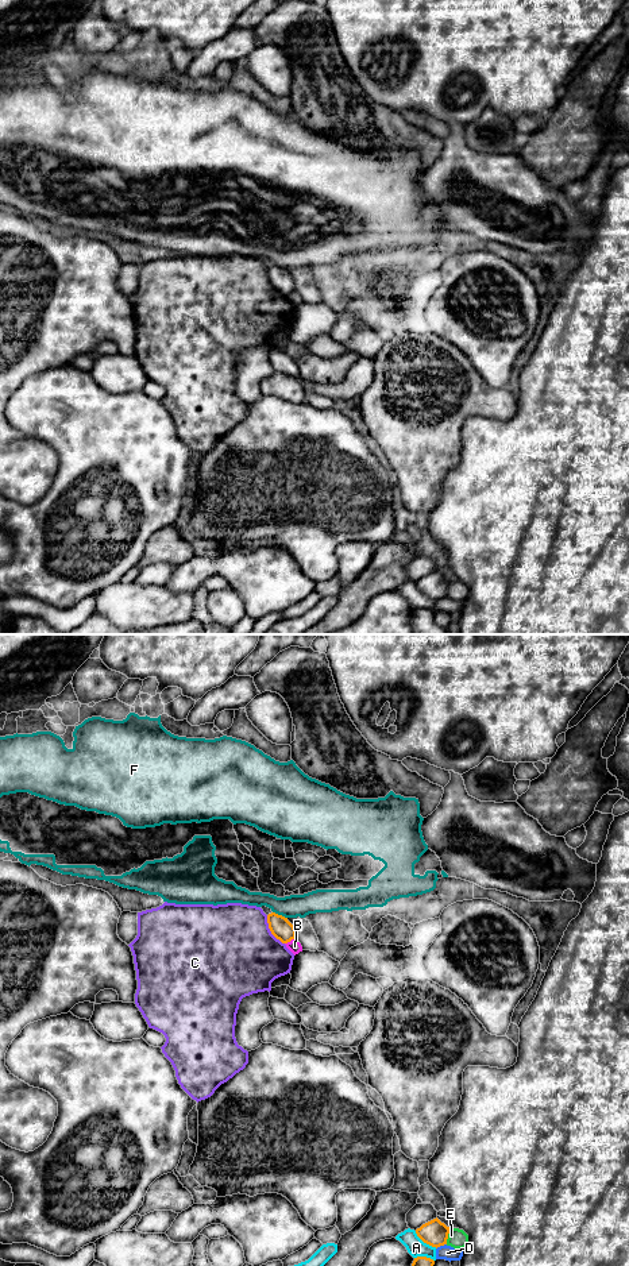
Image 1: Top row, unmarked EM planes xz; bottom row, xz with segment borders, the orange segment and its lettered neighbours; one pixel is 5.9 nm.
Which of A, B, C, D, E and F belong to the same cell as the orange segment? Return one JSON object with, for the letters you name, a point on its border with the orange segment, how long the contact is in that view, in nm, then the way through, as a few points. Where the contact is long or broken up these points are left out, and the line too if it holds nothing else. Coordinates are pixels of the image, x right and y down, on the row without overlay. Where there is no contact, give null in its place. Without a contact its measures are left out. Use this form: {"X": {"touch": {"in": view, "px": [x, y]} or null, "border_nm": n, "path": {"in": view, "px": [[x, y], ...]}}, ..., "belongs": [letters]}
{"belongs": []}

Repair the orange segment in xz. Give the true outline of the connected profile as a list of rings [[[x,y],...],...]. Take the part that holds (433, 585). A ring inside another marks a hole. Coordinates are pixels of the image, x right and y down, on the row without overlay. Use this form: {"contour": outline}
{"contour": [[[436,570],[417,580],[416,586],[424,595],[437,601],[447,597],[451,582]]]}

